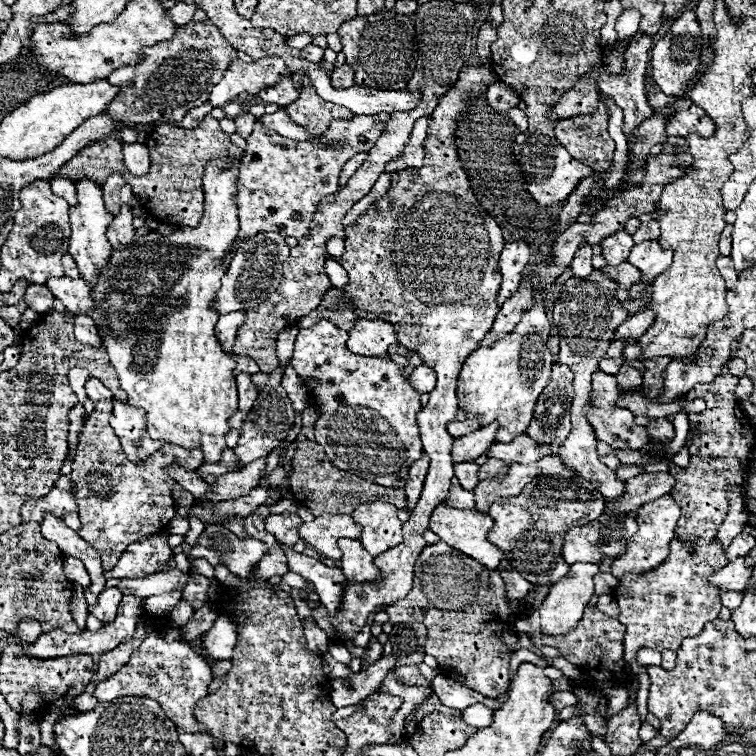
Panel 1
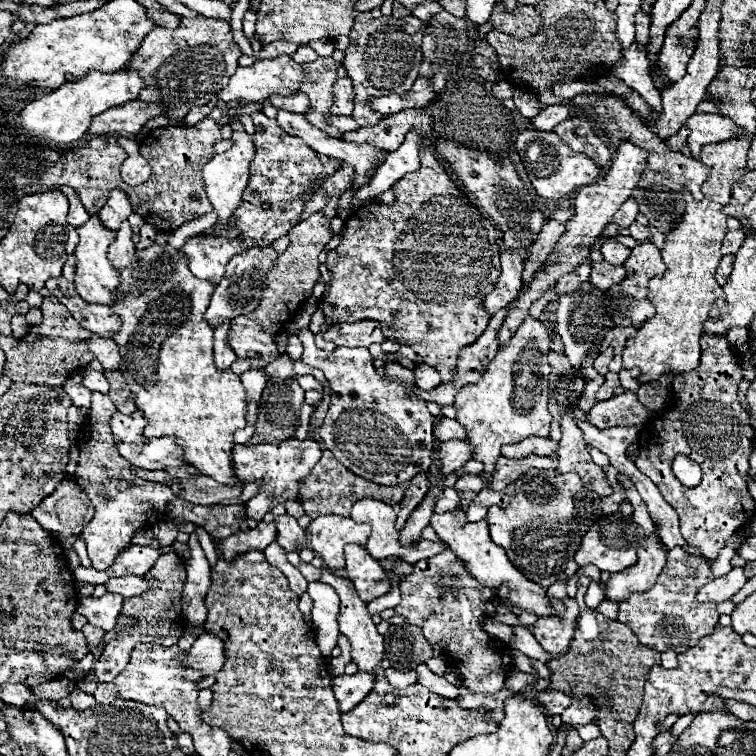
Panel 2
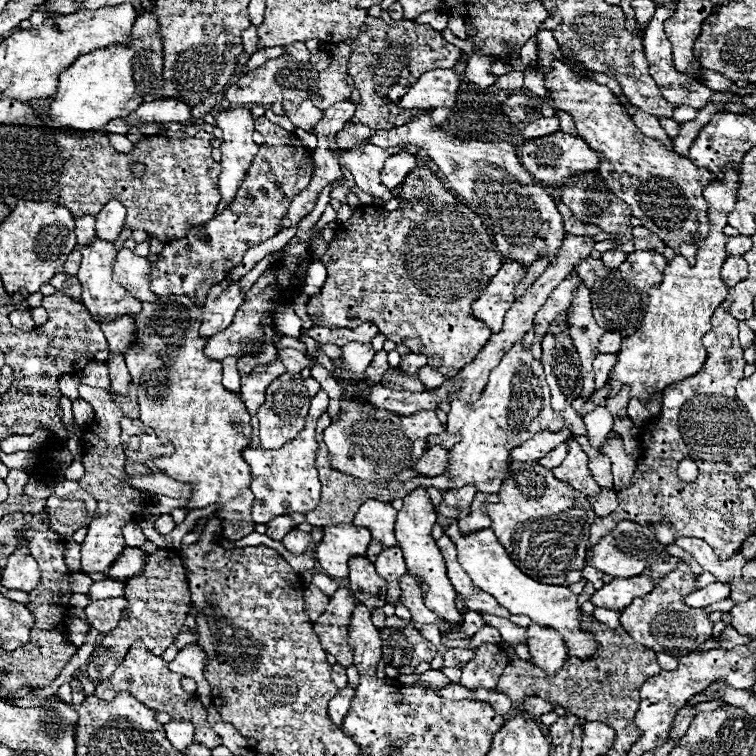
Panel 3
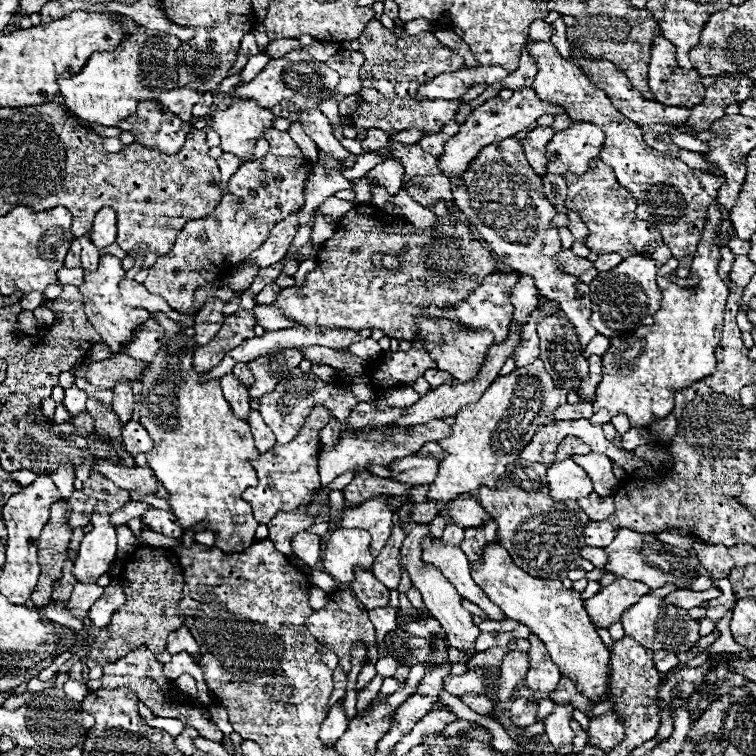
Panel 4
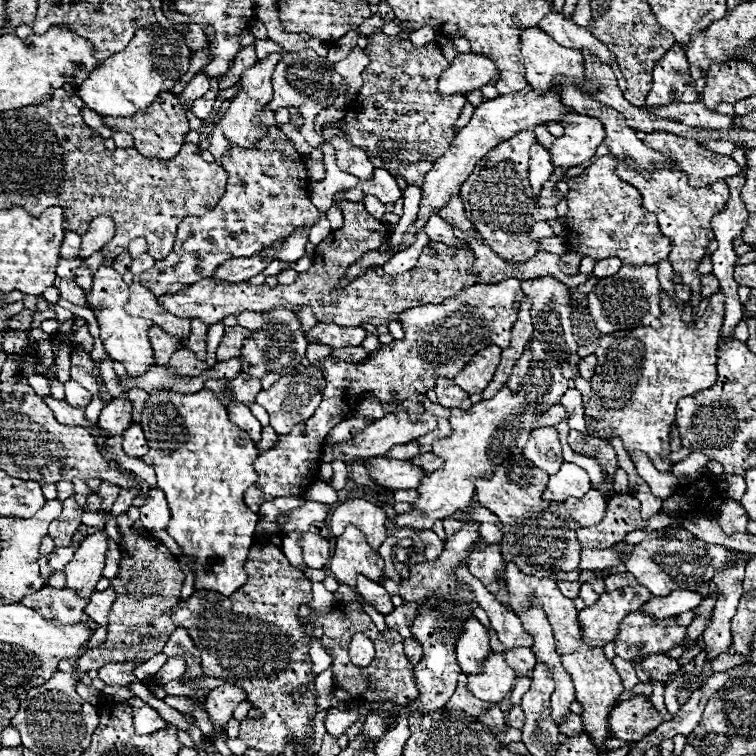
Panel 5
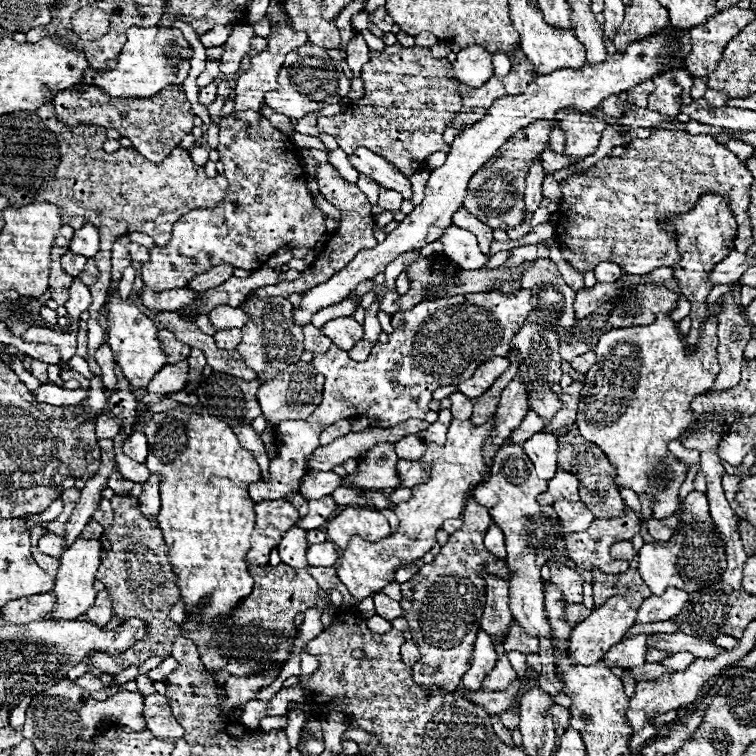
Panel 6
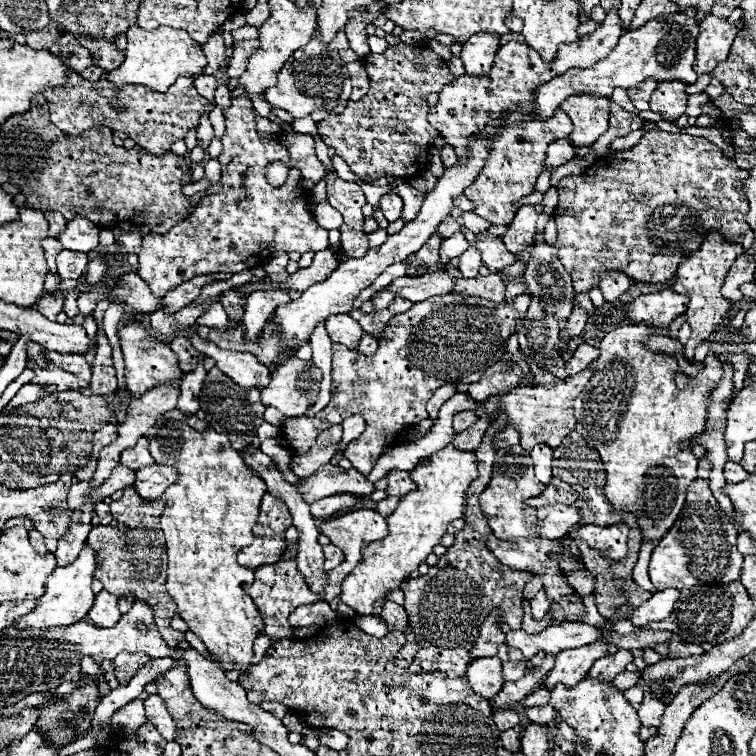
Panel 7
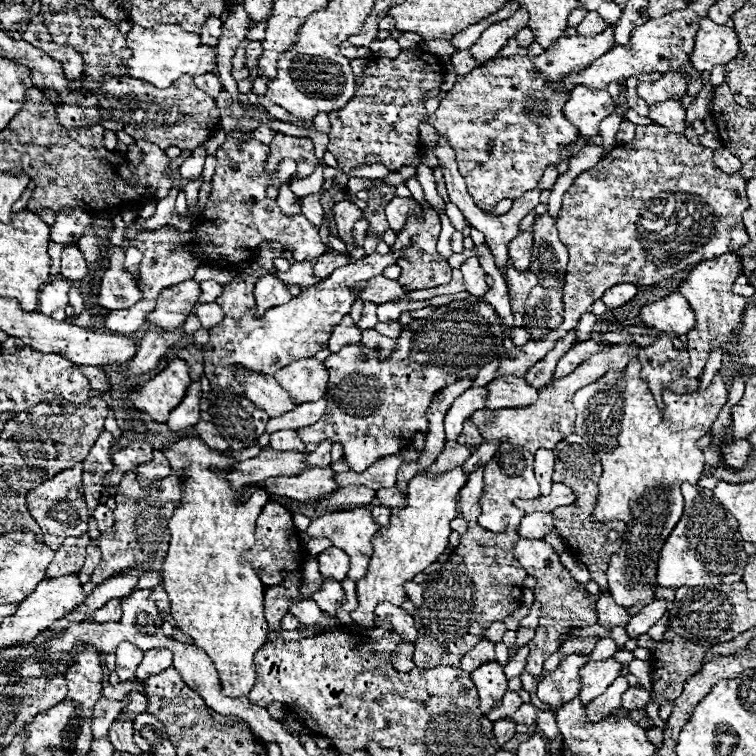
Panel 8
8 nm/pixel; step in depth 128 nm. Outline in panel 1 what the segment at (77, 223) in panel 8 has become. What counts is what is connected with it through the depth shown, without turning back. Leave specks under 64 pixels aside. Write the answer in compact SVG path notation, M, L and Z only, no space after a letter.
M112 174L106 180L102 194L104 194L106 210L114 216L116 216L116 212L120 212L120 204L130 206L130 200L132 200L132 188L130 188L130 184L124 182L124 178L120 174Z

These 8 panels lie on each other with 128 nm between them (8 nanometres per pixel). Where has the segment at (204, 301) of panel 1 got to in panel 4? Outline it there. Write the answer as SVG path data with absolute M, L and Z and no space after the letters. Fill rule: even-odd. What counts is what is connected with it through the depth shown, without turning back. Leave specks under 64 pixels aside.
M236 100L226 110L212 116L212 130L222 138L222 150L240 158L254 154L256 140L264 136L264 130L272 128L276 116L260 108L254 100ZM156 314L154 320L164 326L166 330L166 344L156 354L152 362L148 362L148 370L142 376L142 408L140 408L140 424L152 436L154 448L146 454L148 466L154 470L156 478L168 490L168 504L178 518L182 530L194 528L200 522L206 522L206 530L212 530L216 536L214 548L220 548L226 554L244 552L254 542L254 530L258 522L252 516L252 508L248 502L242 500L242 492L250 486L256 486L258 478L250 460L258 456L254 448L250 426L236 418L232 408L222 396L220 380L200 382L202 374L192 370L192 354L196 348L194 342L194 328L178 326L176 322L168 320L164 314Z

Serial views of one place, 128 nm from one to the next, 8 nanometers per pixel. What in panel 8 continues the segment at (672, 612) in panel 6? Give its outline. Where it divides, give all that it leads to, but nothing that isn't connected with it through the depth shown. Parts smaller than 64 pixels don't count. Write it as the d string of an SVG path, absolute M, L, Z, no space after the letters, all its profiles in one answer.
M654 600L652 604L644 606L636 616L630 618L630 622L626 624L626 632L630 638L638 638L642 634L648 634L648 630L664 616L666 610L666 602L664 600Z

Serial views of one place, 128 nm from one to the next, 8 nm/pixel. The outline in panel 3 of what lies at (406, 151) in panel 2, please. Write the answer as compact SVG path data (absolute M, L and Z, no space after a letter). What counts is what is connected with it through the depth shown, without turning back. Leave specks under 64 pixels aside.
M406 150L390 156L382 168L382 184L390 190L394 190L396 186L400 186L404 182L404 178L408 176L408 172L412 172L412 168L416 168L416 156L408 154Z

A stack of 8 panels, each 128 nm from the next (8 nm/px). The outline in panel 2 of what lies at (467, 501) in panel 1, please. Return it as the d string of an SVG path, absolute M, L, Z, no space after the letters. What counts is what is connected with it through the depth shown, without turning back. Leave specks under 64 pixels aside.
M445 487L436 500L435 513L444 513L454 509L458 509L458 494L456 494L454 487Z

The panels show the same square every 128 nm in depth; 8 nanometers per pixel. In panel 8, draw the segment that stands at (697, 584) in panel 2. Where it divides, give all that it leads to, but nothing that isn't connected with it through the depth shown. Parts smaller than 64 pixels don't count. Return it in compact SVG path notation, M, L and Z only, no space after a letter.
M612 658L584 664L584 668L580 668L580 682L582 682L580 700L584 700L584 704L590 704L596 696L600 696L600 692L608 688L608 684L612 684L612 680L616 680L620 668L622 664Z

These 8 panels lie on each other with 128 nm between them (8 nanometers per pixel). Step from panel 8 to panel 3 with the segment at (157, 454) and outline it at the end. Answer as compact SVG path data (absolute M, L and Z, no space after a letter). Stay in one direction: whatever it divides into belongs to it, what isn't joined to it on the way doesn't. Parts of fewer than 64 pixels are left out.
M160 514L160 518L156 520L154 528L156 528L160 534L170 534L170 532L176 528L176 522L172 520L170 514Z

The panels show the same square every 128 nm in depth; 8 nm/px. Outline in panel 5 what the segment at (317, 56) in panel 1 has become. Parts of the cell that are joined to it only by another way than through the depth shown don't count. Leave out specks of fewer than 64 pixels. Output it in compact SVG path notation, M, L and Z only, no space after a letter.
M256 40L254 42L254 50L256 50L256 58L266 58L268 54L282 50L282 46L272 42L272 40Z

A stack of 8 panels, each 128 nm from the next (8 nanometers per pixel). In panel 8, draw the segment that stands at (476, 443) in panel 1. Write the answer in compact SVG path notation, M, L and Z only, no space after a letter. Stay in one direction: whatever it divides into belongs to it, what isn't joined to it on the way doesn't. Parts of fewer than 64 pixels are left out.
M310 468L302 476L280 476L276 480L262 480L250 488L264 488L268 496L286 496L292 500L306 502L320 494L332 494L338 490L332 468Z

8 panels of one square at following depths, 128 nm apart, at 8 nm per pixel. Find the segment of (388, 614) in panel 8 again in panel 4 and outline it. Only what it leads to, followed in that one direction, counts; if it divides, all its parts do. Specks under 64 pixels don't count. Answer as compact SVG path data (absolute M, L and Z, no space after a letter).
M356 568L354 570L354 582L350 584L354 596L366 606L366 610L374 610L374 608L386 608L388 606L388 588L374 578L374 574L370 570L364 568Z

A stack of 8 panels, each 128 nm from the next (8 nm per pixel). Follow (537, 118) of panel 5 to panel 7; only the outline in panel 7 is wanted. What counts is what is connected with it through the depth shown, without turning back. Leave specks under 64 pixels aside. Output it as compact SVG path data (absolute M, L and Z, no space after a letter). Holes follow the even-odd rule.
M676 12L672 16L660 16L642 28L628 30L620 36L618 46L608 54L608 58L600 60L592 68L570 68L562 76L552 78L548 84L540 84L536 88L536 104L534 114L522 114L522 112L510 112L506 116L506 124L512 122L524 122L532 118L550 118L554 110L570 96L586 92L592 96L610 96L614 88L632 88L638 82L644 82L646 78L654 78L658 82L664 80L680 80L684 84L694 84L698 74L692 70L694 64L694 48L696 48L696 32L698 22L692 16L692 12ZM478 136L474 140L470 140L470 148L468 148L468 160L466 164L462 166L460 162L454 164L452 168L448 168L444 172L442 178L438 178L436 186L432 192L426 194L426 200L424 200L424 206L420 210L420 214L416 216L416 220L408 222L398 234L394 236L388 236L388 240L380 246L380 248L370 248L368 254L364 258L350 258L346 262L340 262L338 268L324 280L324 282L318 282L318 284L312 284L308 290L304 290L304 294L298 298L298 300L292 300L288 304L282 304L280 308L276 308L276 312L272 314L270 322L264 326L264 332L260 336L260 340L256 342L248 342L244 340L244 322L242 322L242 316L244 316L244 304L246 304L246 296L236 292L236 288L230 288L226 292L220 294L220 304L224 306L226 314L230 320L234 320L234 328L228 328L228 330L218 330L218 328L212 328L210 334L208 334L208 340L218 344L220 348L228 348L228 350L234 350L234 352L250 352L254 354L260 364L264 366L272 366L276 364L276 360L286 352L286 348L290 350L298 350L302 344L310 342L310 336L314 332L314 328L320 324L320 322L326 322L330 314L336 314L336 312L350 312L354 300L358 298L358 294L368 288L388 266L396 264L396 262L402 262L406 260L412 252L420 250L430 234L438 228L438 224L444 220L444 216L450 214L450 208L452 208L452 198L462 194L464 188L468 188L474 180L476 180L476 174L482 170L486 158L488 158L488 142L486 138Z

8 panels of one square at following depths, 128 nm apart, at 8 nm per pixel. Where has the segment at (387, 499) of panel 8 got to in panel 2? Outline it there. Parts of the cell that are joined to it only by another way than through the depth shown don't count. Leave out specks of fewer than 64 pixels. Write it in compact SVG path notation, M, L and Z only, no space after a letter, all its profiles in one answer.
M442 418L434 428L434 438L440 442L446 440L466 440L466 428L452 418Z

